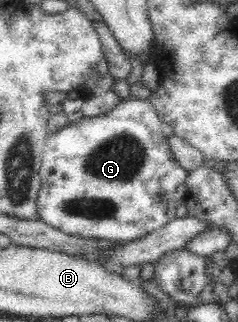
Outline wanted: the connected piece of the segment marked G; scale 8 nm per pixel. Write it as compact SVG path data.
M131 97L119 102L111 110L99 116L81 117L79 122L67 123L61 130L48 133L45 150L41 156L42 168L40 169L41 186L38 193L38 200L35 208L37 209L37 218L45 224L61 230L65 234L71 234L76 237L99 239L104 241L113 241L118 243L137 240L146 237L147 234L165 226L176 217L176 210L183 203L185 189L186 170L179 166L179 163L173 158L167 138L161 132L162 120L159 118L155 107L148 99Z

